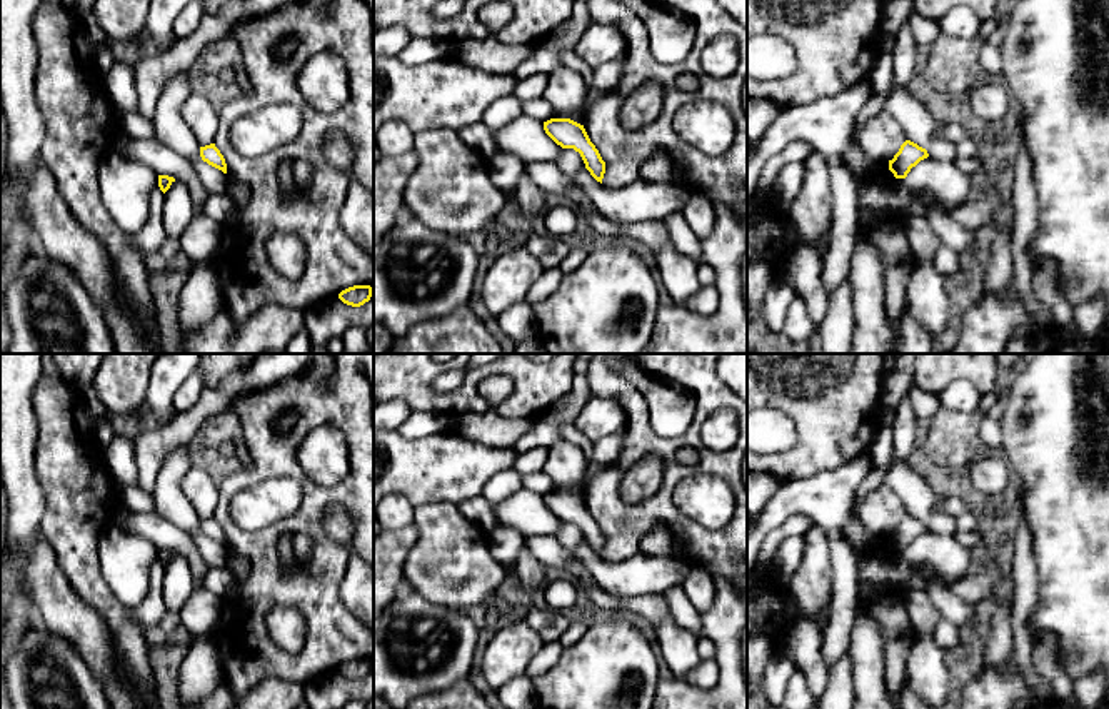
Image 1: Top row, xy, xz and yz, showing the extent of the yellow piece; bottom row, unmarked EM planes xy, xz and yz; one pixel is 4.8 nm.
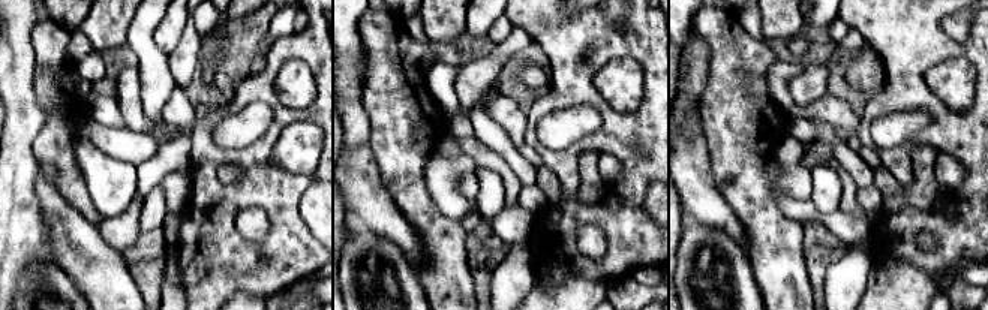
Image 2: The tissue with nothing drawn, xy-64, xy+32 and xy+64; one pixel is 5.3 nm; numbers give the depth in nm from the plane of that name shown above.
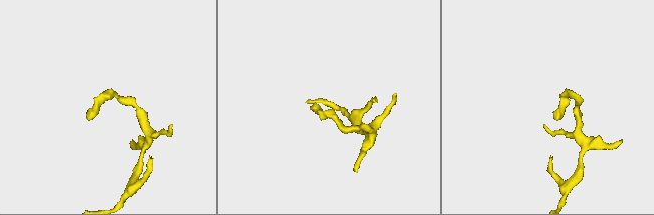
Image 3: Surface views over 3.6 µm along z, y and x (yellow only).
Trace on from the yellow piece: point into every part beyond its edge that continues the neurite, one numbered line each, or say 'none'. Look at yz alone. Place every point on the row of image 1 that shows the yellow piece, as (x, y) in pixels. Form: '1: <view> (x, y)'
none

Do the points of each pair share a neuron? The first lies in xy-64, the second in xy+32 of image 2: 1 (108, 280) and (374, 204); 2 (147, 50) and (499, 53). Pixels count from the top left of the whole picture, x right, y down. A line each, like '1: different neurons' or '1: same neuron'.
1: same neuron
2: different neurons

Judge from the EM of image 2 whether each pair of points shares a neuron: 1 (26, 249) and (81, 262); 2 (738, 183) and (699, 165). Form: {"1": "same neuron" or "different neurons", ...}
{"1": "different neurons", "2": "different neurons"}

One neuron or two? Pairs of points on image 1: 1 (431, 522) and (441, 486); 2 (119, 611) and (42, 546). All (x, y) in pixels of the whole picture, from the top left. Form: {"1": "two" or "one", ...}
{"1": "two", "2": "two"}

